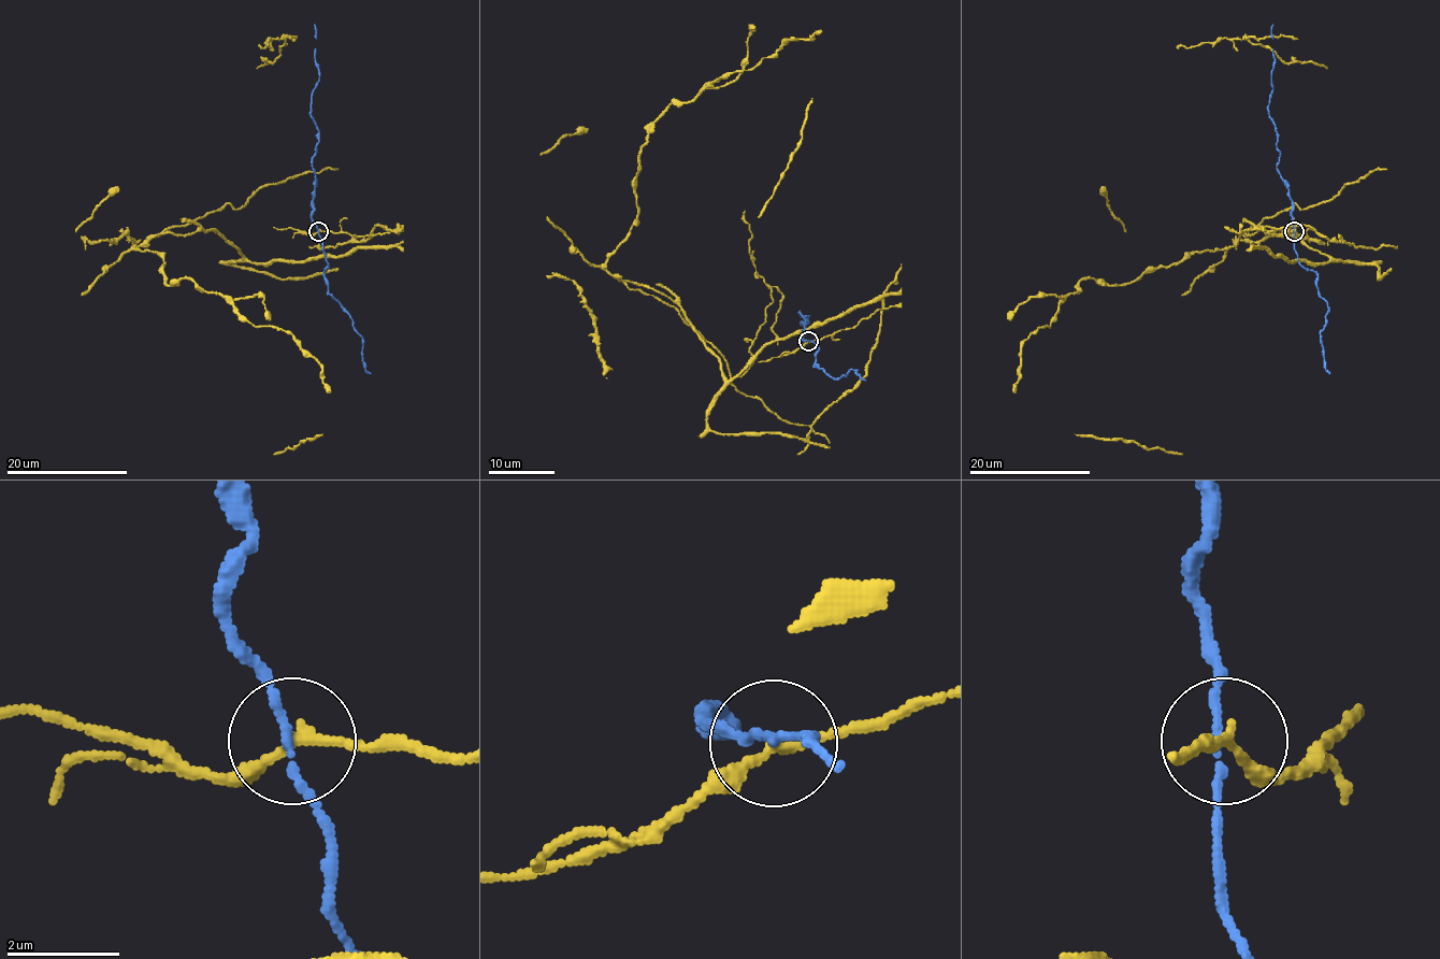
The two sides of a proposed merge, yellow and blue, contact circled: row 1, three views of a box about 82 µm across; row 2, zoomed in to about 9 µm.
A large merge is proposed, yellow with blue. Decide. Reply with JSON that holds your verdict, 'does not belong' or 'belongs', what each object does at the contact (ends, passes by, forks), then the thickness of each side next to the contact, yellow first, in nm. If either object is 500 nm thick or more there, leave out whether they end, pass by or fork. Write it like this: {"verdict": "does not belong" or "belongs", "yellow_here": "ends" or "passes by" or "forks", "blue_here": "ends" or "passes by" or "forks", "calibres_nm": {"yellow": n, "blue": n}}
{"verdict": "does not belong", "yellow_here": "passes by", "blue_here": "passes by", "calibres_nm": {"yellow": 180, "blue": 140}}

